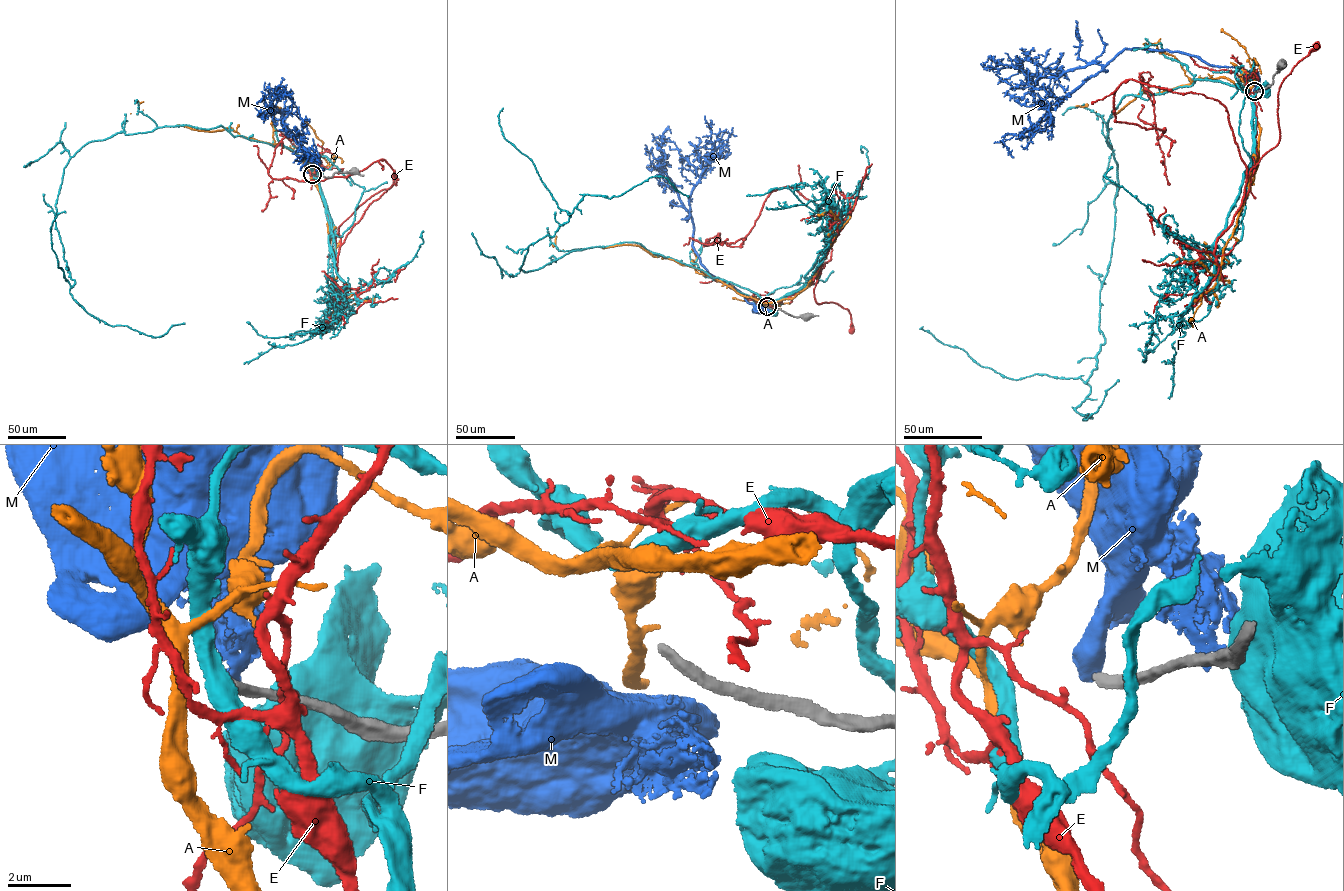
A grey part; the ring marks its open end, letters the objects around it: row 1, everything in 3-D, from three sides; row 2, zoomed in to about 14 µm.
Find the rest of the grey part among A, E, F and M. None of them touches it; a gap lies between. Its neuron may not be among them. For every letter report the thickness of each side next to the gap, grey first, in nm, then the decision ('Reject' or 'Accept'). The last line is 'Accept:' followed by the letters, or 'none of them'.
A: Thickness 280 nm (grey) against 600 nm. Reject
E: Thickness 280 nm (grey) against 200 nm. Reject
F: Thickness 280 nm (grey) against 480 nm. Reject
M: Thickness 280 nm (grey) against 750 nm. Reject
Accept: none of them

